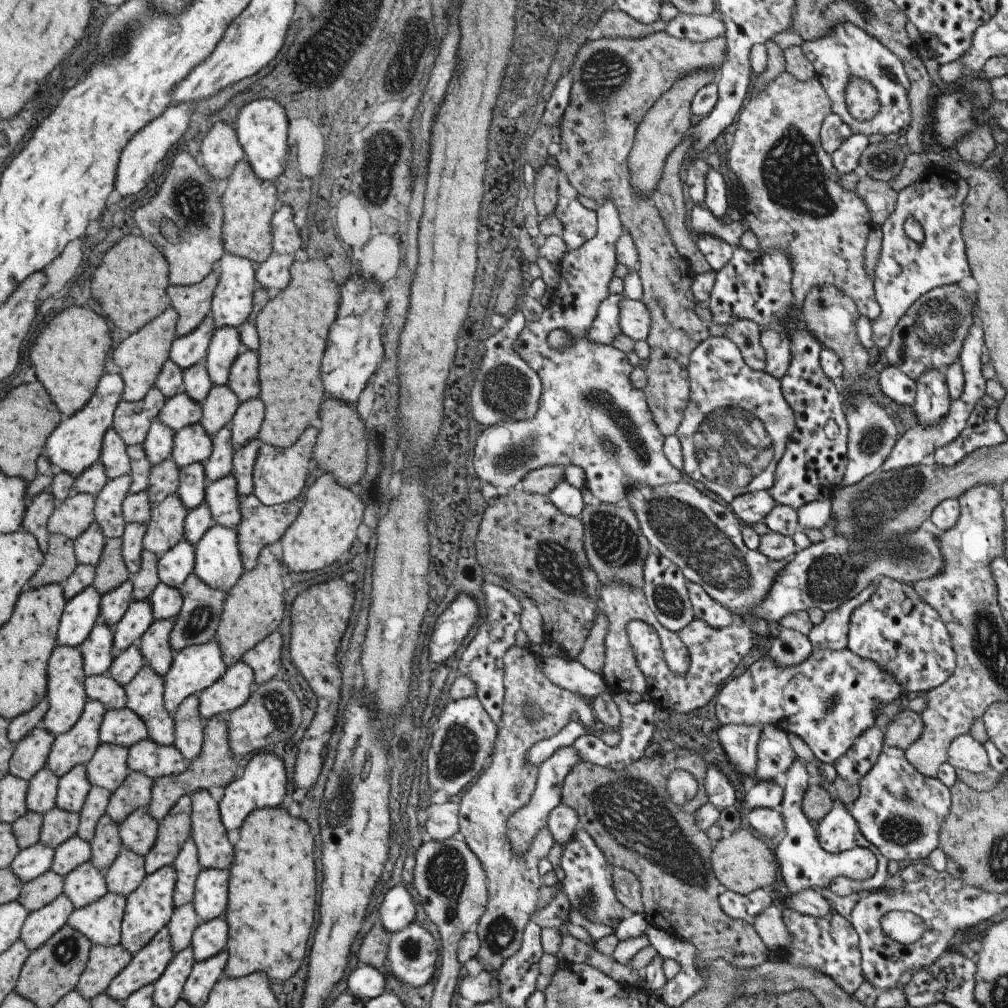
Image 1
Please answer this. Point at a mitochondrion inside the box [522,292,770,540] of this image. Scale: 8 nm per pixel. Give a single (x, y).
(641, 450)

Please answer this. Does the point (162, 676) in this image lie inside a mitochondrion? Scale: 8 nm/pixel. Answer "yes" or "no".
no

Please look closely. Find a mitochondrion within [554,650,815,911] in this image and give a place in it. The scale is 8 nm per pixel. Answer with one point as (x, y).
(631, 813)

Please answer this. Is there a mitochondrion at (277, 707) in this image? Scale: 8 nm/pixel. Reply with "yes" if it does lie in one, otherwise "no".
yes

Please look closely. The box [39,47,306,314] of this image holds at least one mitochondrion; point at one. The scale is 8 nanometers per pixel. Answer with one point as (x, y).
(193, 206)

